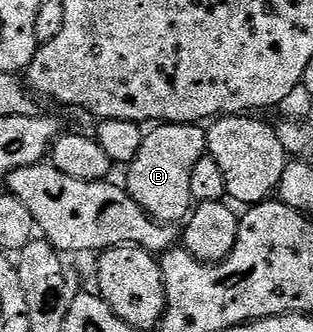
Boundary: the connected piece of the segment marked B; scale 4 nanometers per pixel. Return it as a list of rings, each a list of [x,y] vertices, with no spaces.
[[[153,124],[145,132],[138,155],[127,166],[127,193],[146,210],[153,221],[183,222],[194,208],[190,195],[190,175],[194,171],[194,163],[198,163],[198,159],[206,155],[207,147],[208,134],[203,124]]]

